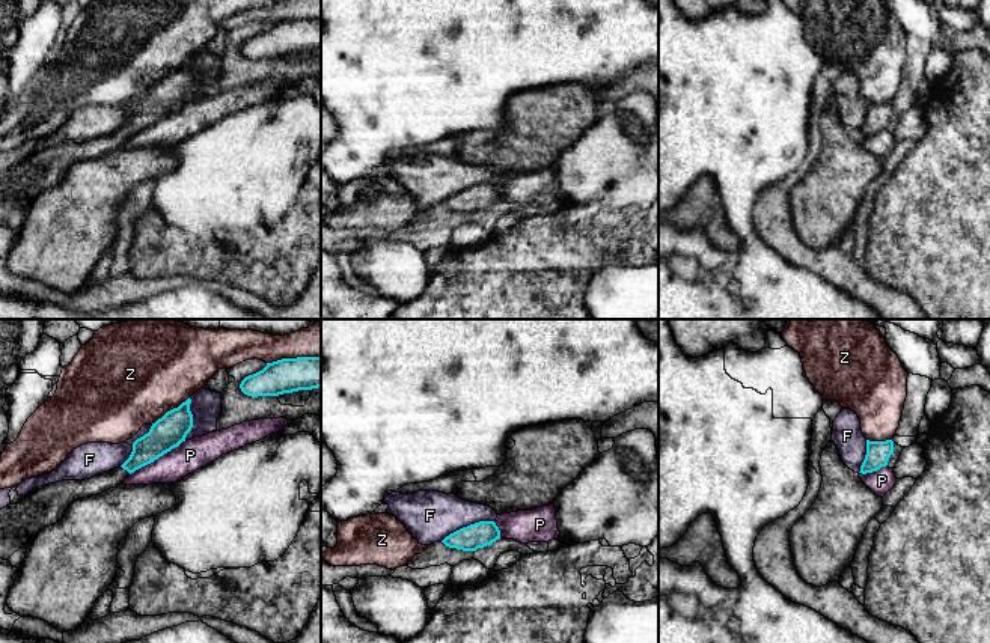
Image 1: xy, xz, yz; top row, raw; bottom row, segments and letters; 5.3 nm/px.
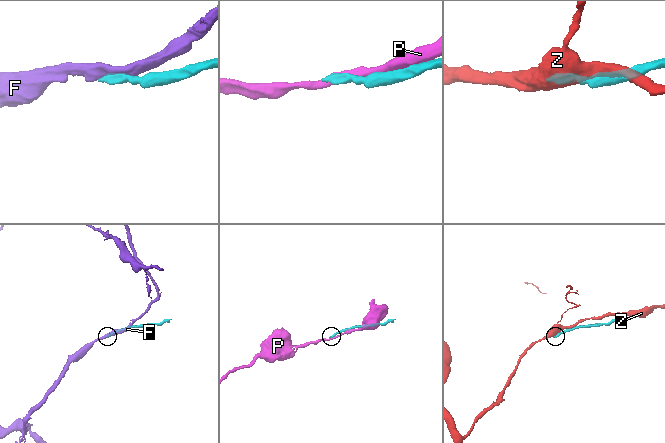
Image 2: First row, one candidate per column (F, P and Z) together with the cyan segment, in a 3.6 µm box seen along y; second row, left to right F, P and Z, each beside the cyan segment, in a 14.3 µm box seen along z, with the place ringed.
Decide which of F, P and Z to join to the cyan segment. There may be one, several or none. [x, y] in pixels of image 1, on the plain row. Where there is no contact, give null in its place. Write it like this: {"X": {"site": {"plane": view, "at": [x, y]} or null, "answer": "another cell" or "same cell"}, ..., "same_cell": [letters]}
{"F": {"site": {"plane": "xz", "at": [467, 188]}, "answer": "another cell"}, "P": {"site": {"plane": "xy", "at": [157, 121]}, "answer": "another cell"}, "Z": {"site": {"plane": "xy", "at": [293, 21]}, "answer": "another cell"}, "same_cell": []}

